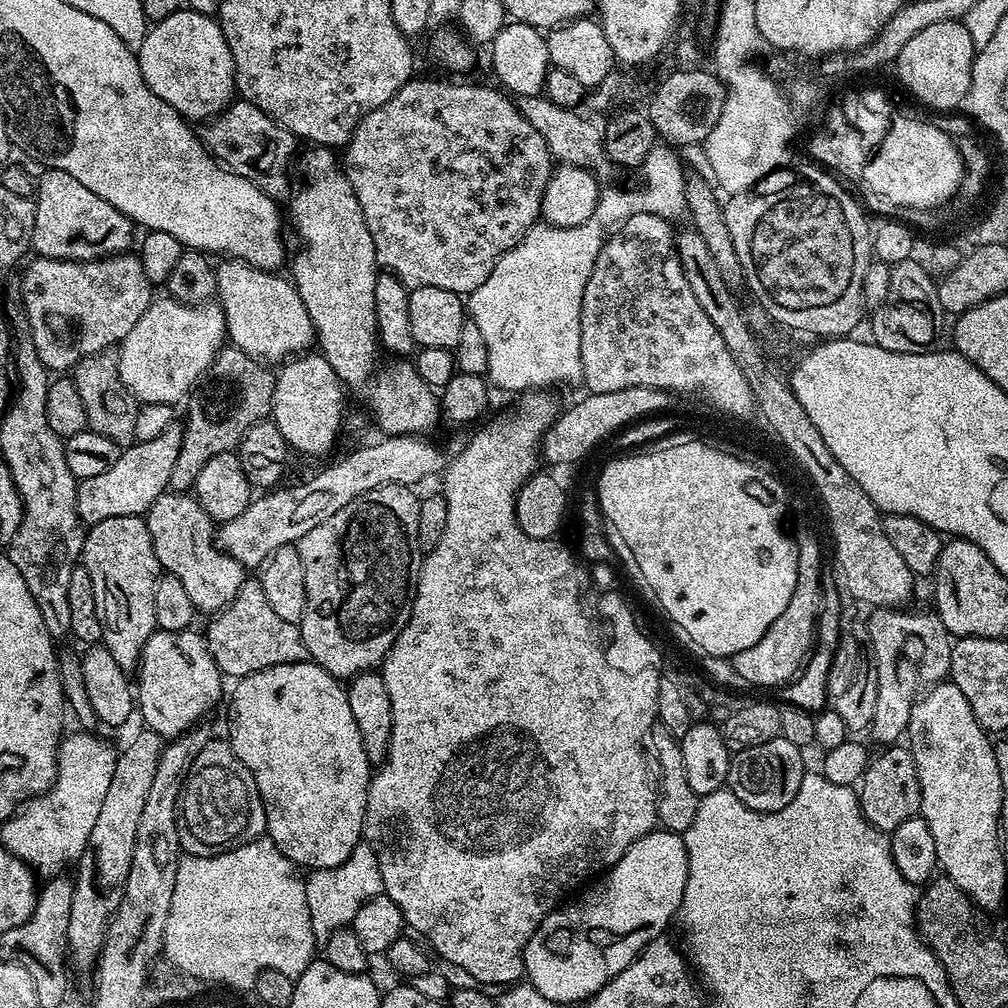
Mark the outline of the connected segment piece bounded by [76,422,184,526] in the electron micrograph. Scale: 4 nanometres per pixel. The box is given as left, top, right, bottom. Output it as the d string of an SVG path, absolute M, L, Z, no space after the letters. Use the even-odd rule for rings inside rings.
M174 422L170 426L166 426L166 430L162 430L162 434L158 434L158 438L136 440L127 445L121 451L118 462L114 462L114 466L110 466L110 470L97 474L95 478L79 481L76 486L76 509L85 525L91 526L115 516L144 516L147 514L150 506L154 506L158 497L163 492L169 491L170 474L174 471L174 462L178 458L178 450L182 446L183 433L183 427Z

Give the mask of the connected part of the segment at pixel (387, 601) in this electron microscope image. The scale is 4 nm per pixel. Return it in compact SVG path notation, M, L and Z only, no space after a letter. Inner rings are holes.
M403 484L378 486L378 490L366 490L366 494L362 494L362 498L354 498L354 502L350 502L350 506L342 506L342 510L338 510L338 514L326 518L326 522L318 522L318 526L314 526L314 530L310 530L298 541L298 547L302 554L302 570L306 570L306 614L302 614L298 627L302 634L302 642L306 646L312 663L322 666L332 676L351 678L359 672L370 672L379 669L388 657L388 651L394 646L398 634L402 634L402 630L410 618L422 561L422 549L418 542L420 500L412 492L415 491Z

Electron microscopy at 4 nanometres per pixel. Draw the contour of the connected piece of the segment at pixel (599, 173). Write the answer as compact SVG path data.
M543 94L519 97L518 107L522 118L526 118L526 122L530 122L530 126L534 126L538 134L542 134L542 142L546 142L553 161L570 164L574 168L584 168L597 180L608 182L614 165L604 149L604 133L599 123L596 125L594 121L579 116L581 113L575 108L554 106L554 102L550 102Z

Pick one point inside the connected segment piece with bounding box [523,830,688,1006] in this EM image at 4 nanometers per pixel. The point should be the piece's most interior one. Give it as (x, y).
(577, 949)

